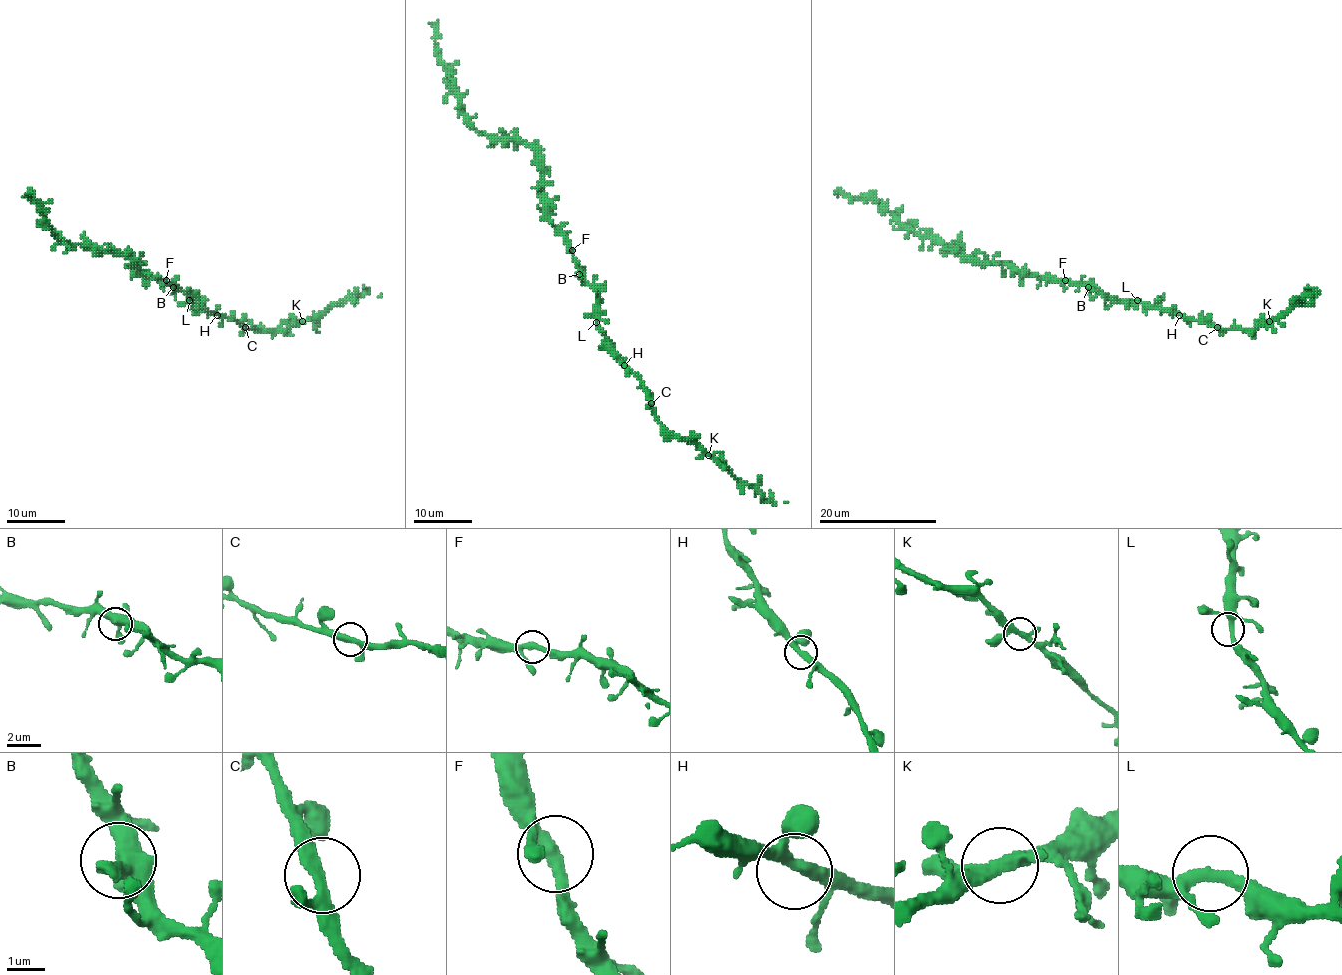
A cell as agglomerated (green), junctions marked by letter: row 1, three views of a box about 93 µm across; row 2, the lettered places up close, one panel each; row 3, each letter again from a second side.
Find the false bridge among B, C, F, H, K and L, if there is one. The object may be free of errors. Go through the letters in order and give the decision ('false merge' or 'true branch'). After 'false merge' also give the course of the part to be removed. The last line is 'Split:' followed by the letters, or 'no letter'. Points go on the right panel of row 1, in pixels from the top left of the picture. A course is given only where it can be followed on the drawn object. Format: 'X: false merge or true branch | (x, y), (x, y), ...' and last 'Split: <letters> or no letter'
B: true branch
C: true branch
F: true branch
H: true branch
K: true branch
L: true branch
Split: no letter

